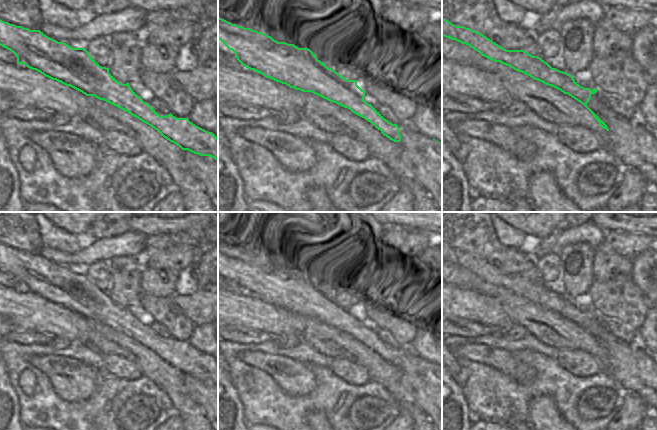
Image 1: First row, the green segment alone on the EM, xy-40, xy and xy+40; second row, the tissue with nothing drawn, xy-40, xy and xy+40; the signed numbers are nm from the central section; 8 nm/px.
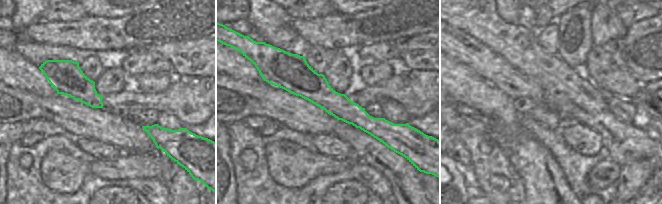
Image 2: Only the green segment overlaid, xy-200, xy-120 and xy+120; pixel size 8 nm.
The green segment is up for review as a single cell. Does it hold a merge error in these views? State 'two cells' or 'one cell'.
two cells

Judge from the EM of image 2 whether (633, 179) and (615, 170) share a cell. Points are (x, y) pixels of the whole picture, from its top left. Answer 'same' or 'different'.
different

